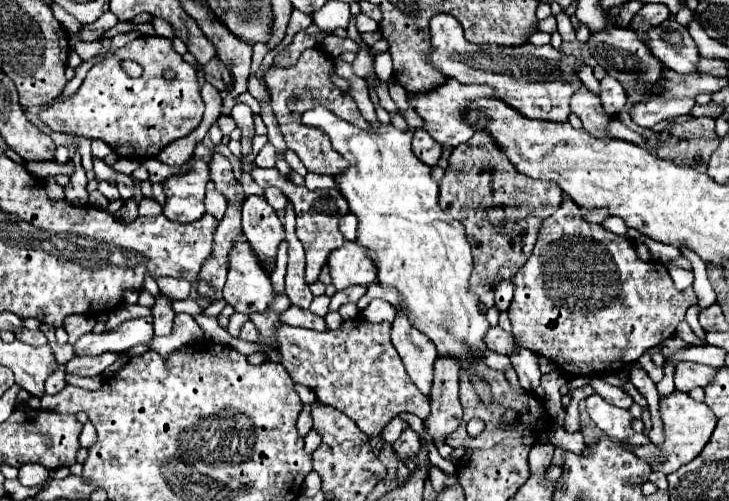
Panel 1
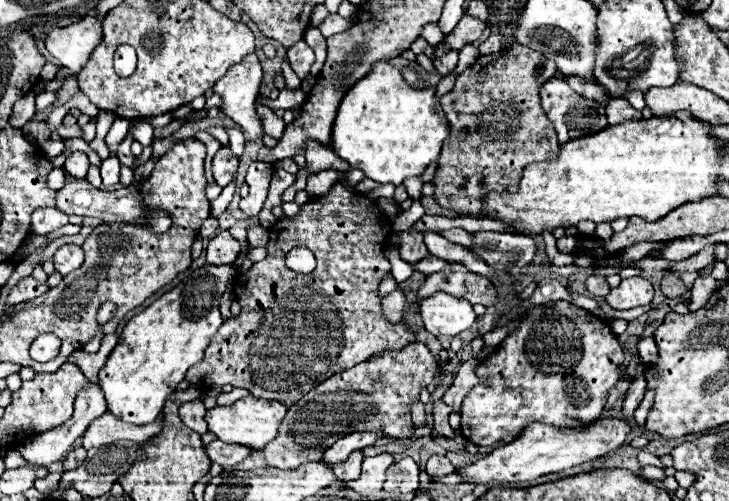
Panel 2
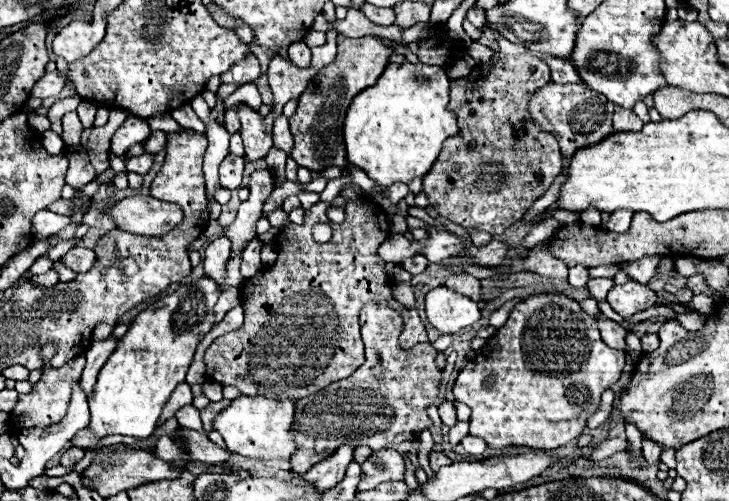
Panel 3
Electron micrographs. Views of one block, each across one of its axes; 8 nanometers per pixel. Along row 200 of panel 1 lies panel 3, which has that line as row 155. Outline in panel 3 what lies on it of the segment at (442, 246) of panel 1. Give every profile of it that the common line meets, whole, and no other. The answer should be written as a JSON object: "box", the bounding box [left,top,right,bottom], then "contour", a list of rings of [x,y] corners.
{"box":[344,62,460,186],"contour":[[[410,62],[388,64],[378,82],[368,90],[362,90],[352,100],[346,112],[344,142],[348,162],[360,166],[368,174],[368,178],[372,178],[380,186],[392,186],[394,182],[408,184],[416,176],[424,176],[436,162],[444,140],[460,132],[456,114],[448,110],[448,86],[450,80],[440,66],[410,64]]]}

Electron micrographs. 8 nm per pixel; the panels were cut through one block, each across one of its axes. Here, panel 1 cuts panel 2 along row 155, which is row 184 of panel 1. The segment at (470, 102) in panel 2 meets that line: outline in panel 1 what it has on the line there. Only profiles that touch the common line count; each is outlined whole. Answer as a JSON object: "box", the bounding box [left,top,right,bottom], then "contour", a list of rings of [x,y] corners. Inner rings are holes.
{"box":[440,130,562,296],"contour":[[[478,130],[468,142],[452,150],[450,166],[440,180],[440,206],[466,228],[466,238],[474,254],[474,270],[470,276],[474,294],[482,296],[494,290],[500,280],[512,278],[526,264],[542,220],[548,218],[560,202],[562,190],[556,182],[542,182],[520,174],[500,146],[496,146],[496,140],[484,130]],[[490,206],[506,210],[506,232],[496,232],[492,222],[488,222],[486,212]]]}

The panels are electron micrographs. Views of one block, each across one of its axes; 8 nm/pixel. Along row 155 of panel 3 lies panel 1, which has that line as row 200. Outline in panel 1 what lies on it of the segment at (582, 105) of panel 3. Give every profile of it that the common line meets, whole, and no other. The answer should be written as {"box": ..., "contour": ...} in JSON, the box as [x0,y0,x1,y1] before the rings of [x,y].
{"box":[508,196,696,376],"contour":[[[566,196],[556,212],[542,222],[528,262],[518,270],[512,282],[516,292],[508,316],[518,346],[548,358],[568,376],[614,374],[626,368],[636,362],[644,350],[674,336],[676,324],[684,320],[686,308],[696,304],[694,290],[678,292],[662,262],[640,260],[632,240],[608,232],[602,224],[586,222],[580,216],[580,206]]]}

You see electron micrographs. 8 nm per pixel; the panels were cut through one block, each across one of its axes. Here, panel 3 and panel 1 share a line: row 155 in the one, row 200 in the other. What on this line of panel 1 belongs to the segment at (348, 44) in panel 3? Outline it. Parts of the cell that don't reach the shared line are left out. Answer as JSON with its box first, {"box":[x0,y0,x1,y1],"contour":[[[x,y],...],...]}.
{"box":[252,168,348,284],"contour":[[[254,168],[252,178],[256,180],[256,184],[260,184],[262,188],[268,186],[276,186],[284,192],[284,196],[294,204],[296,210],[296,236],[302,242],[304,250],[306,250],[306,282],[312,284],[322,266],[328,260],[328,254],[336,248],[342,246],[344,236],[338,230],[340,220],[348,214],[348,202],[342,196],[342,192],[338,188],[330,188],[330,190],[308,190],[306,186],[296,186],[294,182],[290,182],[288,178],[284,178],[278,170],[262,170],[262,168]]]}

